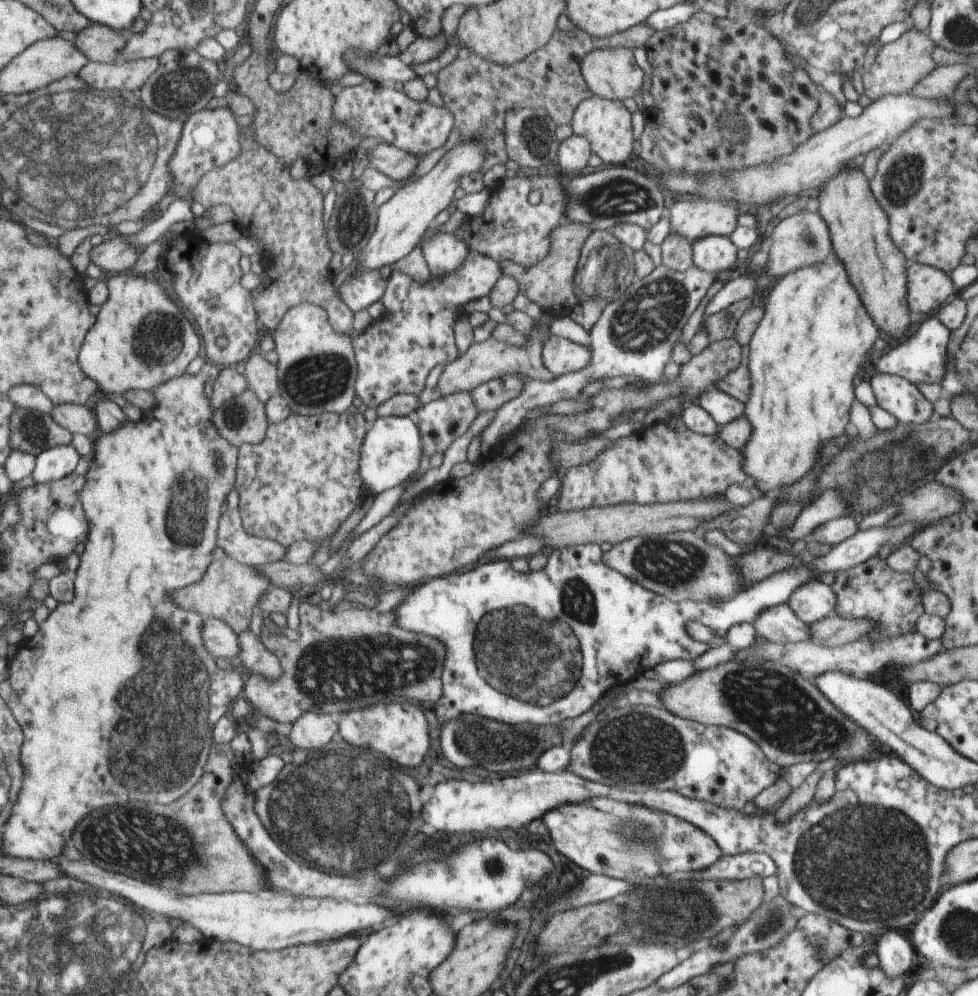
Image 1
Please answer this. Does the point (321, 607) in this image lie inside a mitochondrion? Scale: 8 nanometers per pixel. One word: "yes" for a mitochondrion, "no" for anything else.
no

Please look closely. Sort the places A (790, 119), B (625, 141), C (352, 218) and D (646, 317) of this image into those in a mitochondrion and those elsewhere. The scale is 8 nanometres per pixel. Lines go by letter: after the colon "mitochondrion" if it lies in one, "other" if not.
A: other
B: other
C: mitochondrion
D: mitochondrion

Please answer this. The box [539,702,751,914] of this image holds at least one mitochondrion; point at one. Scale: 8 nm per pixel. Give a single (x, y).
(632, 748)

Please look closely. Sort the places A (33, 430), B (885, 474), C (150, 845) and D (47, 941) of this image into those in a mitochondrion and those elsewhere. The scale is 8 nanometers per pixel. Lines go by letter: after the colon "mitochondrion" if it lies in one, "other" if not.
A: mitochondrion
B: mitochondrion
C: mitochondrion
D: mitochondrion

